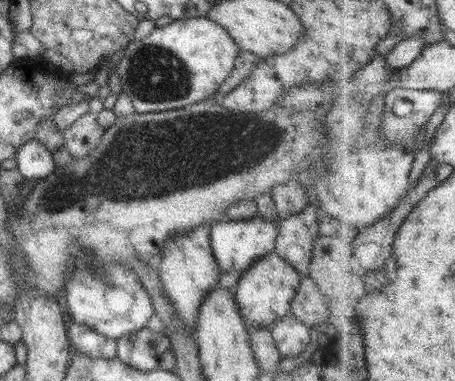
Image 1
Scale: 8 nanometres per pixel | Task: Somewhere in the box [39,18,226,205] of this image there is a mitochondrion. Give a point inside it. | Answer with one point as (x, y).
(154, 74)

